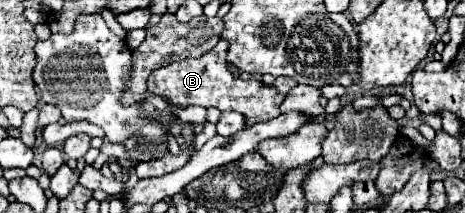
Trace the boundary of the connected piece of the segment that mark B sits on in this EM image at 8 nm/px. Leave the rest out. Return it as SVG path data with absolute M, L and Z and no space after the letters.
M224 38L206 54L200 58L186 58L182 62L174 62L168 66L162 66L154 70L148 78L148 90L152 94L168 98L176 106L214 106L218 110L236 110L244 114L246 126L258 124L258 122L268 122L276 116L280 116L280 104L284 102L284 94L280 94L274 86L266 86L264 82L256 80L238 80L232 76L228 70L226 59L228 44Z

